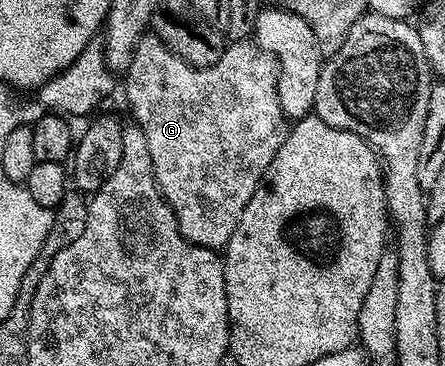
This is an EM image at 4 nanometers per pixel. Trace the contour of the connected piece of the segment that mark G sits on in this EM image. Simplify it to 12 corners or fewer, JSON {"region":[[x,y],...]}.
{"region":[[146,34],[123,74],[183,238],[229,243],[290,125],[277,60],[196,68]]}

